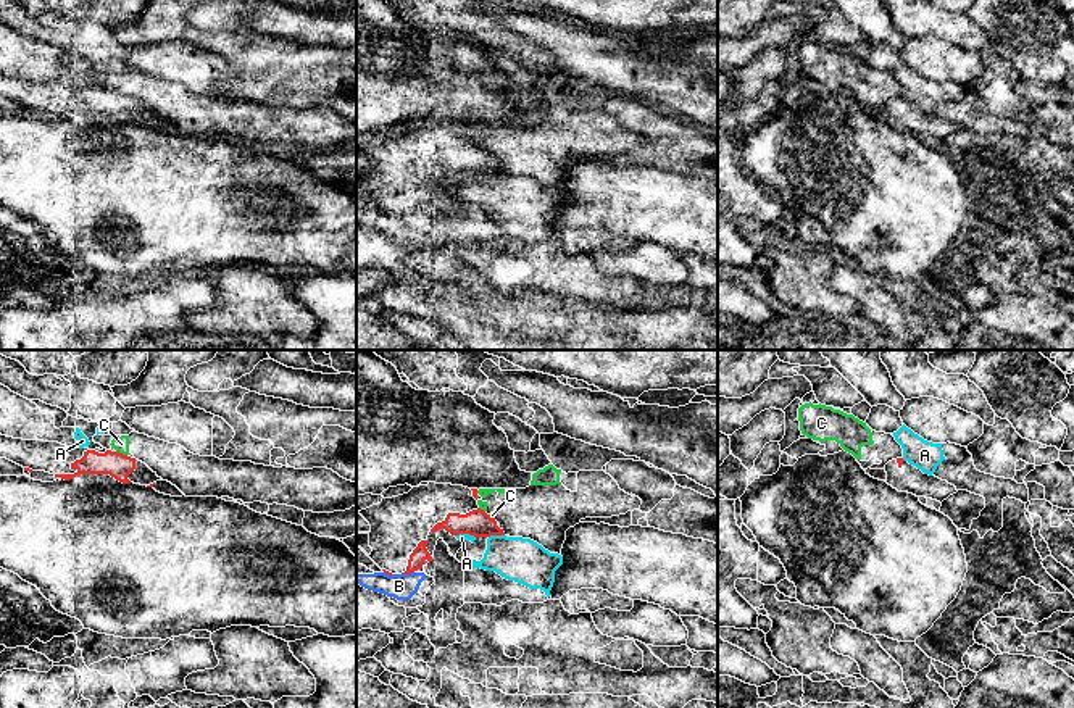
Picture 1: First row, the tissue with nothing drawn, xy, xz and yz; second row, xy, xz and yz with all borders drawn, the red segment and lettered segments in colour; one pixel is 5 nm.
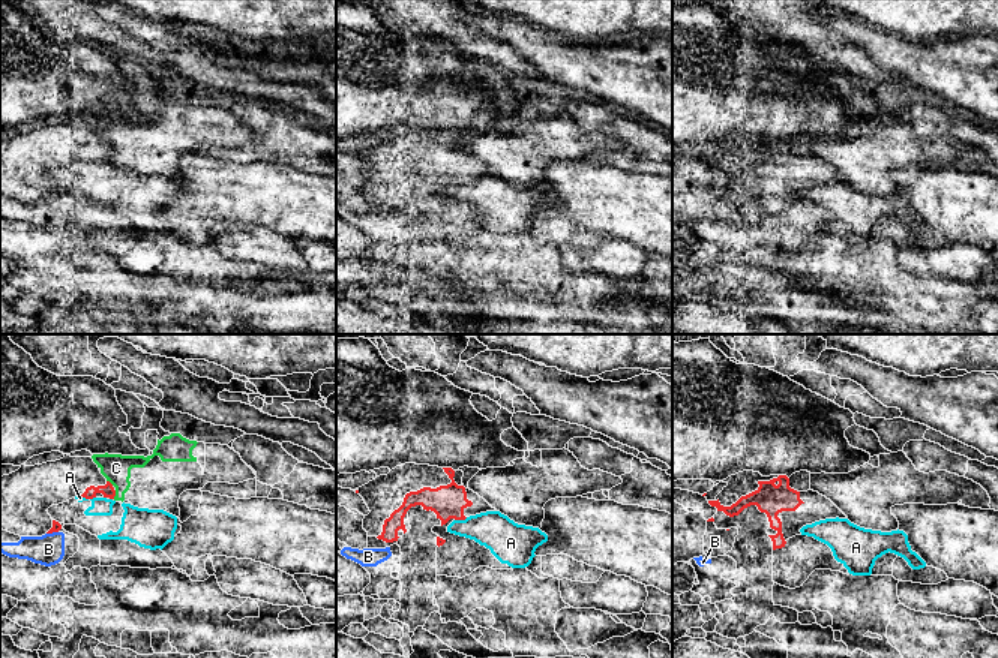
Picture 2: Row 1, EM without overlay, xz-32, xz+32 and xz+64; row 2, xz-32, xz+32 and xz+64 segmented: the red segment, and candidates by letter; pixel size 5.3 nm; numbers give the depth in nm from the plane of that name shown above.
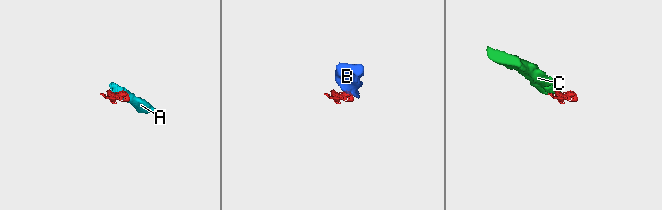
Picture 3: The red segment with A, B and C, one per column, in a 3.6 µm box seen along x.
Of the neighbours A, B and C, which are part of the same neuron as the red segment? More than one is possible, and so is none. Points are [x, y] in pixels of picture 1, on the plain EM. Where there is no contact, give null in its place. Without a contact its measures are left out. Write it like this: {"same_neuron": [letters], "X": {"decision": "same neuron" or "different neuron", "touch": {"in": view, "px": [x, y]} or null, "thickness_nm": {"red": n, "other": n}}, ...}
{"same_neuron": [], "A": {"decision": "different neuron", "touch": {"in": "xz", "px": [495, 173]}, "thickness_nm": {"red": 140, "other": 220}}, "B": {"decision": "different neuron", "touch": {"in": "xz", "px": [407, 212]}, "thickness_nm": {"red": 80, "other": 130}}, "C": {"decision": "different neuron", "touch": {"in": "xy", "px": [121, 92]}, "thickness_nm": {"red": 120, "other": 70}}}

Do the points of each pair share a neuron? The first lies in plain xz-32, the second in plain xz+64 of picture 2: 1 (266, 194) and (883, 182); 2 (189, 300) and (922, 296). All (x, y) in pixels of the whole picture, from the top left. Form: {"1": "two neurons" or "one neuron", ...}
{"1": "two neurons", "2": "two neurons"}

